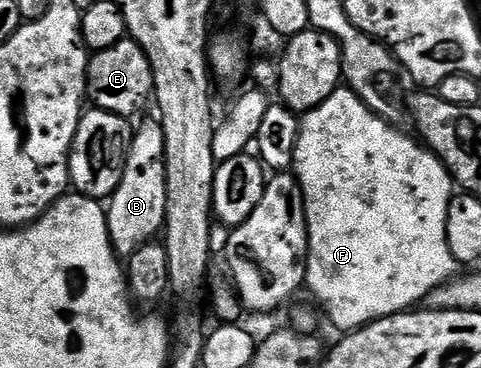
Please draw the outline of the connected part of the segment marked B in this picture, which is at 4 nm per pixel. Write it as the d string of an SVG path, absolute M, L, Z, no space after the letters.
M158 127L139 128L132 133L132 145L118 190L107 201L108 233L112 248L121 258L153 243L163 233L166 218L166 134Z

